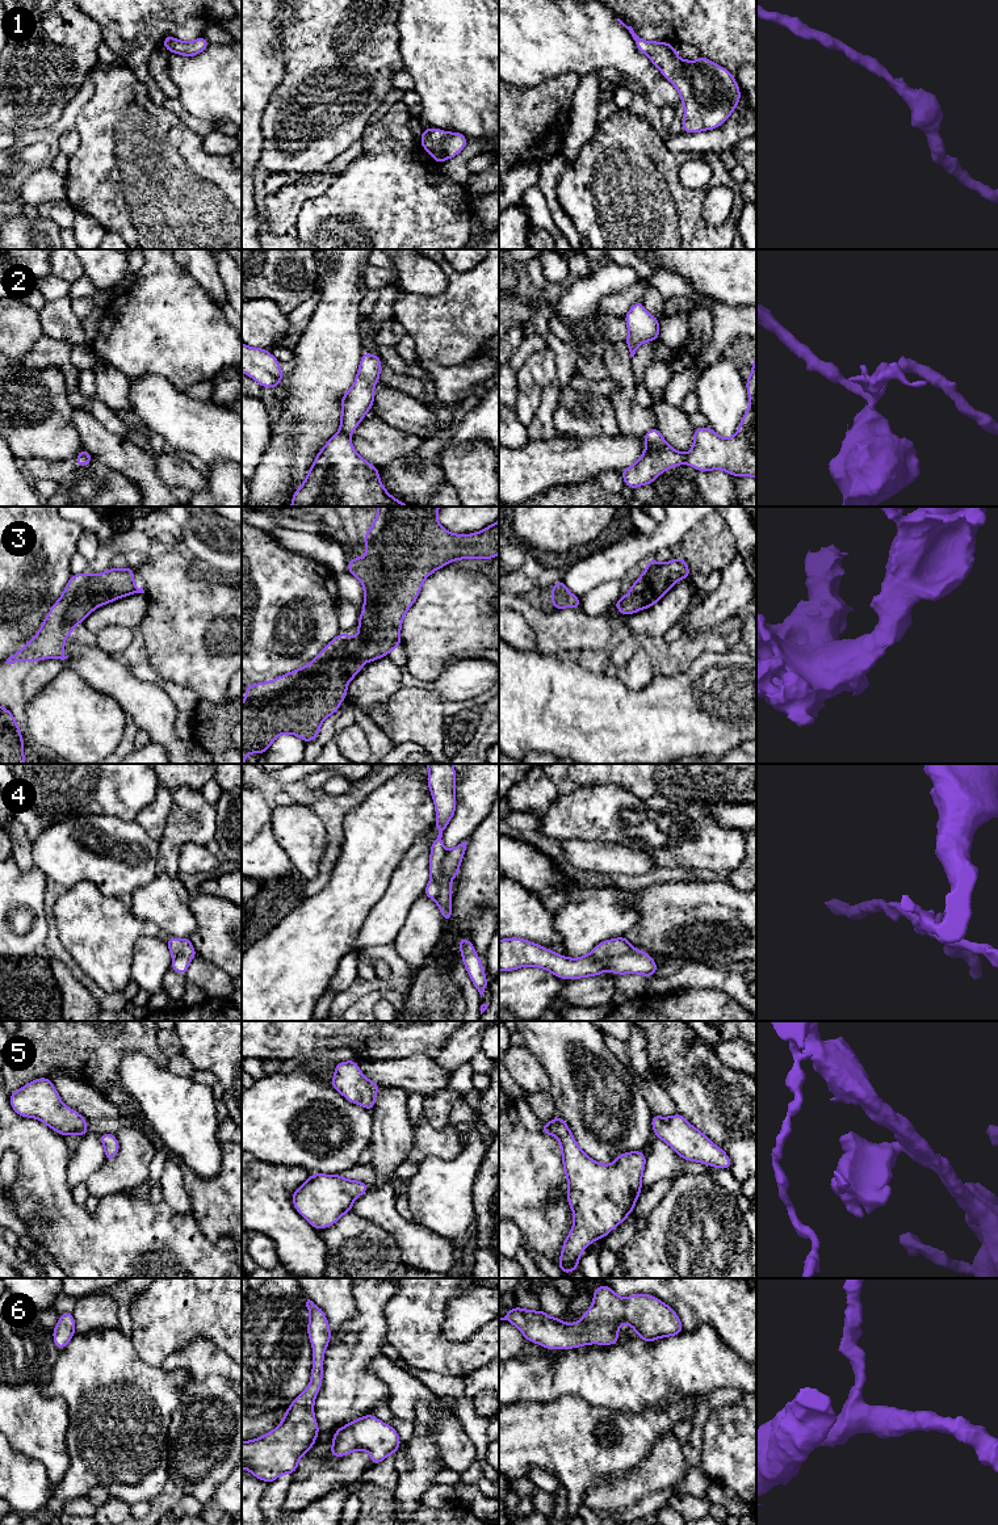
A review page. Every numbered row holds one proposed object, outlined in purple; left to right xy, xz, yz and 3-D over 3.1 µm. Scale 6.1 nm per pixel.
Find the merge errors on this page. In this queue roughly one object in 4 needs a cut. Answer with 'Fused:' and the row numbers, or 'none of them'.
Fused: 2

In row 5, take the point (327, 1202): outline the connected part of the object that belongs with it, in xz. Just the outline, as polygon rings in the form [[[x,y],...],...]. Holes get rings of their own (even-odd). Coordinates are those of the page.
[[[311,1173],[292,1196],[295,1210],[315,1228],[335,1224],[370,1186],[341,1175]]]

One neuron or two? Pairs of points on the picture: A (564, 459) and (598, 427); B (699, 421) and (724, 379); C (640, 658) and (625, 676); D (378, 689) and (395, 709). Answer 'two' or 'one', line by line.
A: two
B: two
C: one
D: two

